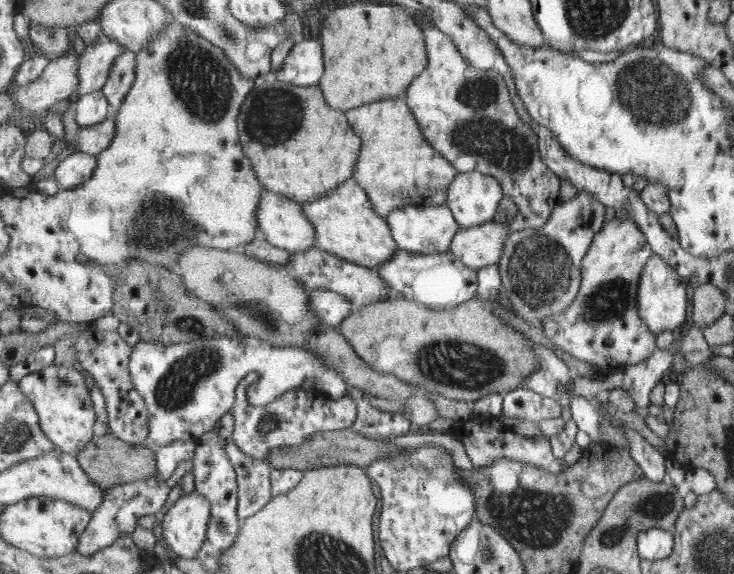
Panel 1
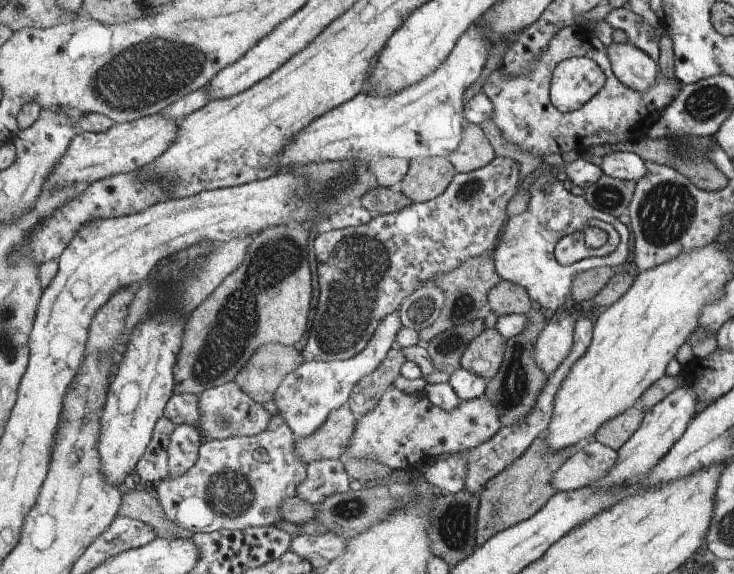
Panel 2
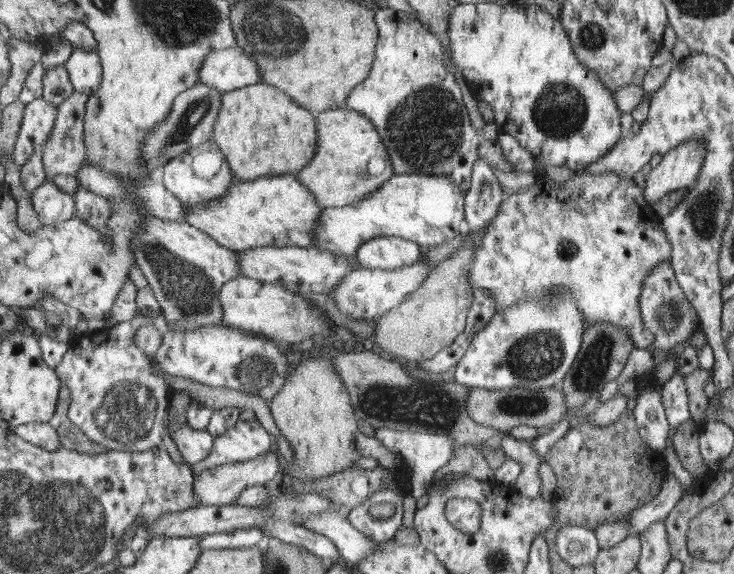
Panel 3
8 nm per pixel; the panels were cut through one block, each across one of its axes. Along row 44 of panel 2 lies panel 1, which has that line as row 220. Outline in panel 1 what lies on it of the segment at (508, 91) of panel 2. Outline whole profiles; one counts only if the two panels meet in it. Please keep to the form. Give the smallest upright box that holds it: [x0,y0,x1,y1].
[500,189,608,325]

